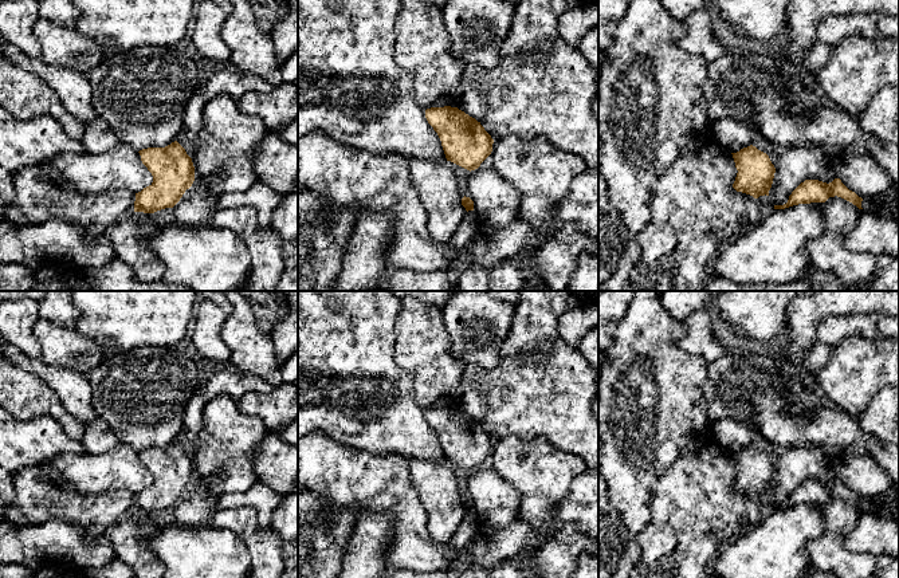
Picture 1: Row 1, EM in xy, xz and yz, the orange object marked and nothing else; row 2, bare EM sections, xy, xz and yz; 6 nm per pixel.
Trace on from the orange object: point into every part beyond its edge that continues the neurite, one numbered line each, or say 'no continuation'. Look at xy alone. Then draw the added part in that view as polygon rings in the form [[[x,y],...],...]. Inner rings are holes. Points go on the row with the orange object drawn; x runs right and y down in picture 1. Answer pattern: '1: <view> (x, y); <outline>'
no continuation

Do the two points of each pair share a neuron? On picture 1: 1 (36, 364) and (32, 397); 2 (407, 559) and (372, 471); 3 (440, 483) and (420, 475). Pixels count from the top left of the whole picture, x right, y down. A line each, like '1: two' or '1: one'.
1: two
2: one
3: one

